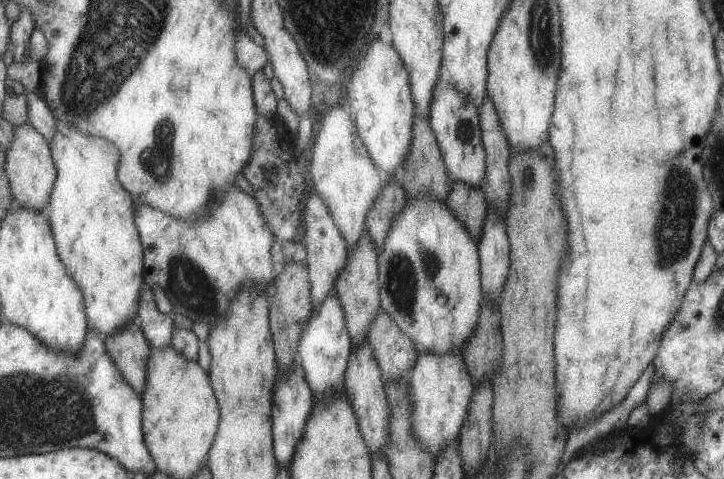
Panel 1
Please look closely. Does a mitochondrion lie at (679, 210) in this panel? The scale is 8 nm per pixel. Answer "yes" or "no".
yes

